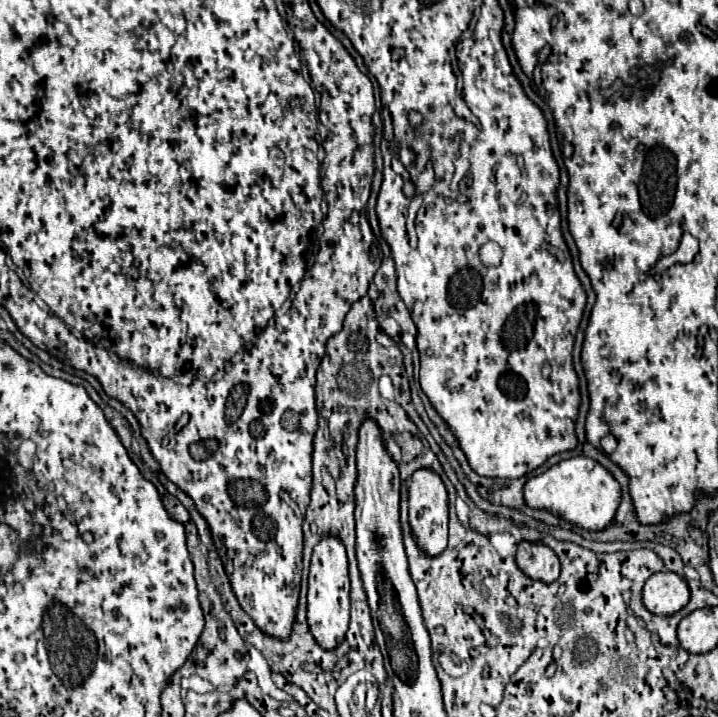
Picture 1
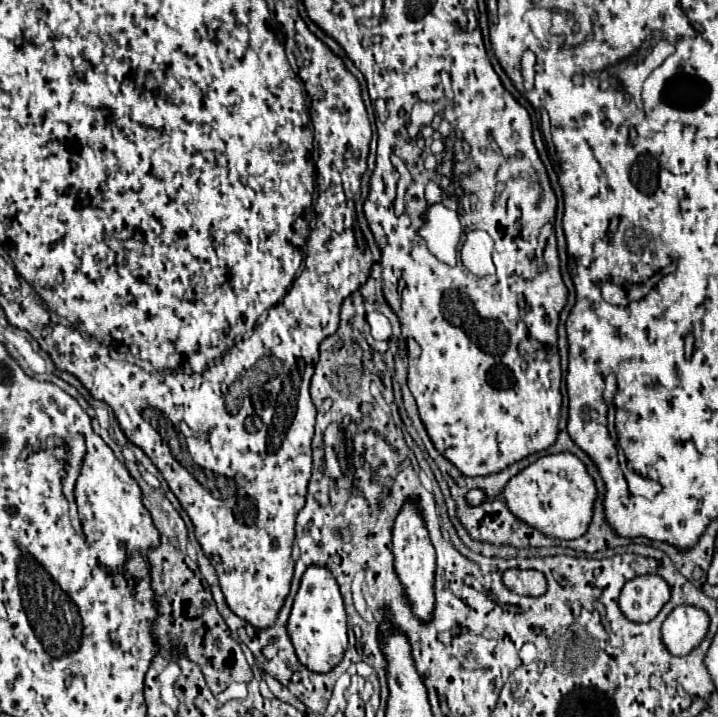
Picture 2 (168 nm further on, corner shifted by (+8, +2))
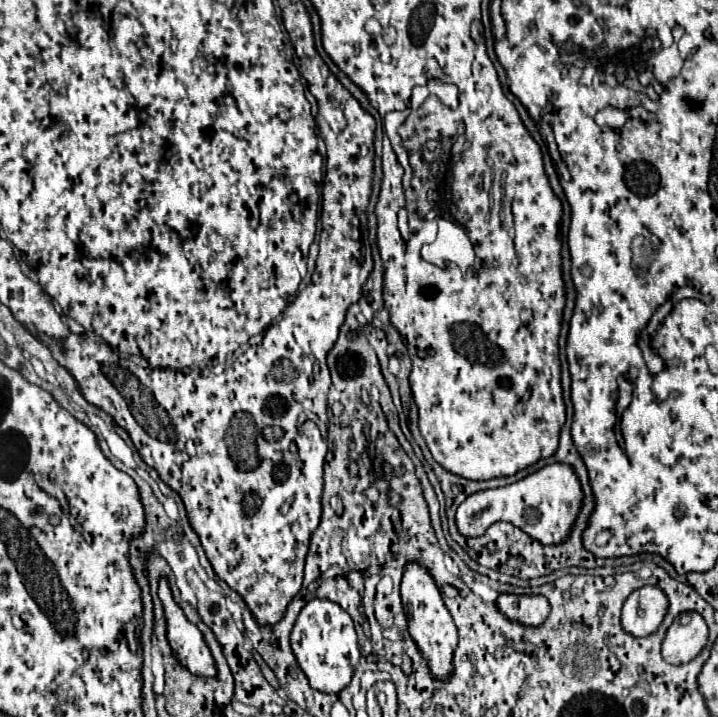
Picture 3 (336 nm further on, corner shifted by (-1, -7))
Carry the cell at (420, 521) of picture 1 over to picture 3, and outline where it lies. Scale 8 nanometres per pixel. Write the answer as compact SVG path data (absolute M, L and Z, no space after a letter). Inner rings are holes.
M411 561L403 569L403 581L401 581L401 599L405 607L405 615L409 621L409 633L417 647L423 651L429 669L433 671L435 677L447 677L451 673L451 659L453 659L453 649L457 645L457 627L451 619L451 613L447 611L441 591L433 579L433 575L423 567L419 561Z

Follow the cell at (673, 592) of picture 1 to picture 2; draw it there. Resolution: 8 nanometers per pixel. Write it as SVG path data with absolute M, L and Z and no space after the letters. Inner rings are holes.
M656 574L628 580L620 592L618 606L632 622L650 622L670 598L670 586Z

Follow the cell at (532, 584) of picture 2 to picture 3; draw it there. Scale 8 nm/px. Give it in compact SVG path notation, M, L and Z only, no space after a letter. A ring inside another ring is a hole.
M501 593L497 599L497 607L509 619L515 619L515 621L521 621L521 623L533 625L533 627L541 625L551 611L551 605L543 595Z

